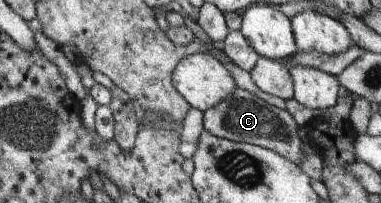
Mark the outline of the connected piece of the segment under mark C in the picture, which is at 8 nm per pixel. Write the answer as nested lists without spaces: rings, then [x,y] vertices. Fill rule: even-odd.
[[[239,88],[233,89],[231,97],[226,97],[203,111],[203,129],[212,135],[262,146],[297,164],[303,157],[299,128],[288,110],[271,106],[258,96],[247,94],[245,90]]]

